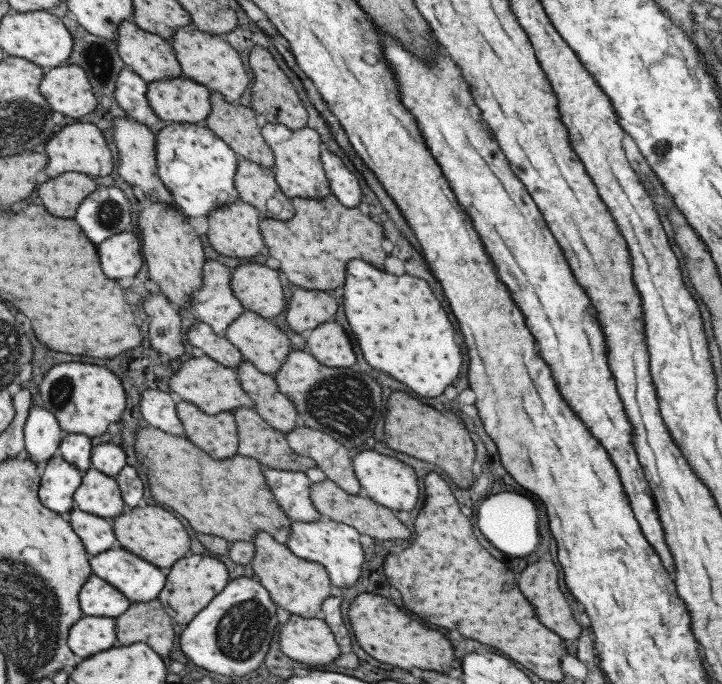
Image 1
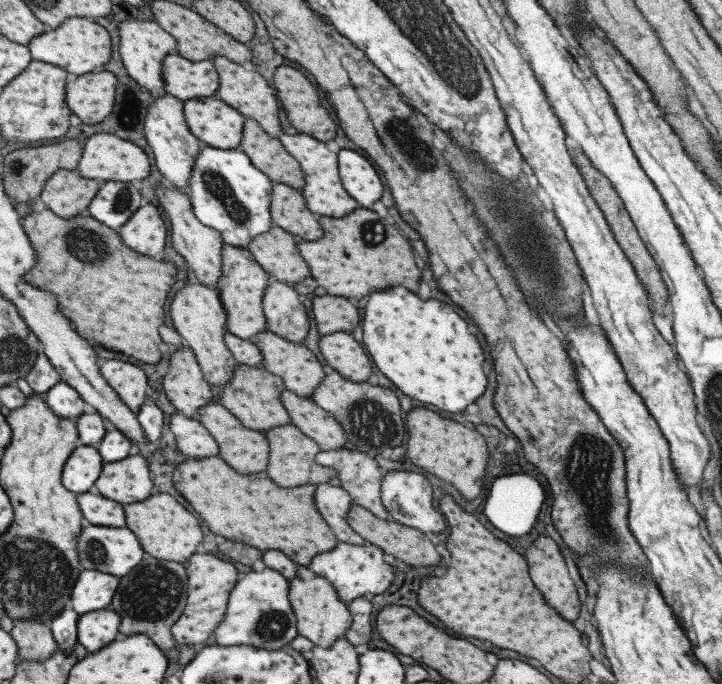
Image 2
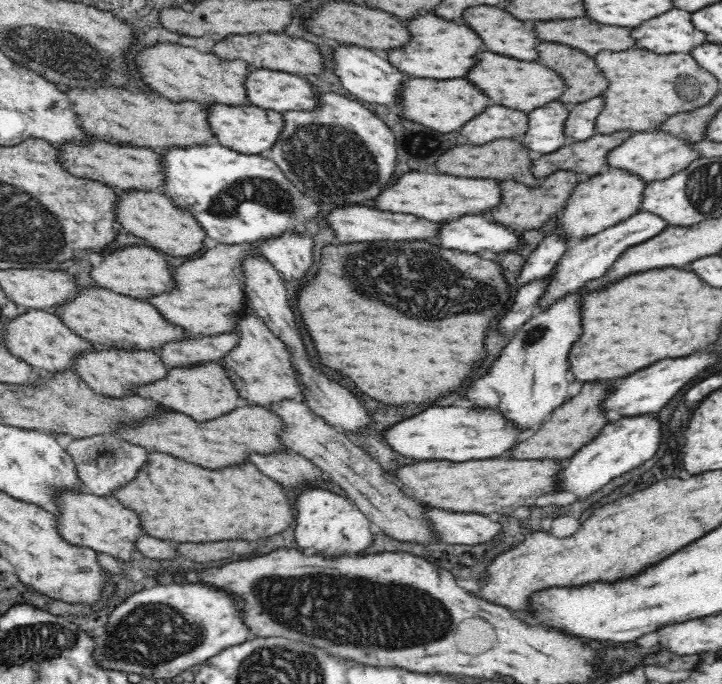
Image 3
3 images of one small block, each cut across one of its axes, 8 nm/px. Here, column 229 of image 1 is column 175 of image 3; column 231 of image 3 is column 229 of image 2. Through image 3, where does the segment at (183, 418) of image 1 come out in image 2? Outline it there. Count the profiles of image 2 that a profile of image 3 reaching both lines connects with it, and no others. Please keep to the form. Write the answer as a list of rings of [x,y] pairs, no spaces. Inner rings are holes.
[[[207,403],[197,409],[197,420],[207,429],[218,446],[218,456],[239,474],[261,472],[267,466],[269,445],[263,432],[245,428],[235,416],[217,403]]]

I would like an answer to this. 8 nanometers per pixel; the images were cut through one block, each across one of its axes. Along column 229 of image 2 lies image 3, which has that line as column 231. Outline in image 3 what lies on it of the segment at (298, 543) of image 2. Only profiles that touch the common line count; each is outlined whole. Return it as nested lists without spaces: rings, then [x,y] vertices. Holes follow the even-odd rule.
[[[161,452],[148,454],[148,466],[141,469],[140,476],[122,488],[118,488],[112,496],[116,497],[126,508],[132,508],[140,514],[144,528],[150,536],[160,540],[174,540],[174,542],[220,542],[220,540],[260,540],[272,538],[282,534],[294,524],[294,504],[286,490],[266,478],[252,462],[235,465],[236,468],[210,469],[200,468],[199,464],[192,464],[187,460]]]

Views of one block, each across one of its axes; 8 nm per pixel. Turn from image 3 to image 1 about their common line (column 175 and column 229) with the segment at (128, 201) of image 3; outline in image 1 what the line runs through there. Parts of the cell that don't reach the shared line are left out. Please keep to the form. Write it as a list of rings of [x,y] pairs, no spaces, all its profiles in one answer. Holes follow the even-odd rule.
[[[237,198],[235,201],[219,206],[207,213],[207,240],[213,250],[219,254],[232,257],[249,258],[259,252],[265,252],[265,244],[259,236],[259,222],[261,215],[250,204]]]

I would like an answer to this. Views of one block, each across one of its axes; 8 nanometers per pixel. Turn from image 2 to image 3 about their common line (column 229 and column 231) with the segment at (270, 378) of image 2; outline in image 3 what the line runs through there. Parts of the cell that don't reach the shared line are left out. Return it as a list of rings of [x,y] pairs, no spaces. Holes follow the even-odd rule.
[[[222,362],[171,368],[164,380],[156,380],[152,384],[134,388],[134,391],[140,397],[154,400],[169,410],[188,415],[200,422],[216,420],[216,418],[226,416],[228,412],[234,412],[238,408],[238,389],[230,379]]]

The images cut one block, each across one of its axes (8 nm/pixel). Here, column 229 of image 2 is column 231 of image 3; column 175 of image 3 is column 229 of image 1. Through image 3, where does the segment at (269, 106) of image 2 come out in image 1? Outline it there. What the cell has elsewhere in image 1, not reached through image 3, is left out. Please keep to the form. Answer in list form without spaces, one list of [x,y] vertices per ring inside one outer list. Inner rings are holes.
[[[191,24],[173,29],[169,40],[182,76],[203,85],[207,90],[218,92],[227,102],[237,103],[249,80],[237,51],[221,36],[201,32]]]

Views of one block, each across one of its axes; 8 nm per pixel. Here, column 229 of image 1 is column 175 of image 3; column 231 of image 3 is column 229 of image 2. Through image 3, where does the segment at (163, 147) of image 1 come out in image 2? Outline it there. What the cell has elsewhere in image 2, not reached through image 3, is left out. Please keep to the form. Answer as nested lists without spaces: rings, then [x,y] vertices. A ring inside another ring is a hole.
[[[201,145],[187,179],[187,192],[195,218],[219,232],[222,242],[246,248],[253,237],[271,227],[269,191],[272,182],[255,168],[238,148],[220,149]]]

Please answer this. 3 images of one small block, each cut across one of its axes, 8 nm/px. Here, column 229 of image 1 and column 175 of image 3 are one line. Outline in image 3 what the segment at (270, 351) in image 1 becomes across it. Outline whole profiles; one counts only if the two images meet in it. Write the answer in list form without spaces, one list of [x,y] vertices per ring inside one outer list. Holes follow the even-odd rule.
[[[100,286],[81,288],[80,297],[56,308],[54,313],[60,315],[60,319],[64,320],[76,335],[92,342],[96,350],[123,348],[158,352],[166,344],[174,344],[174,342],[194,337],[178,324],[164,319],[160,310],[148,300],[132,299]]]

